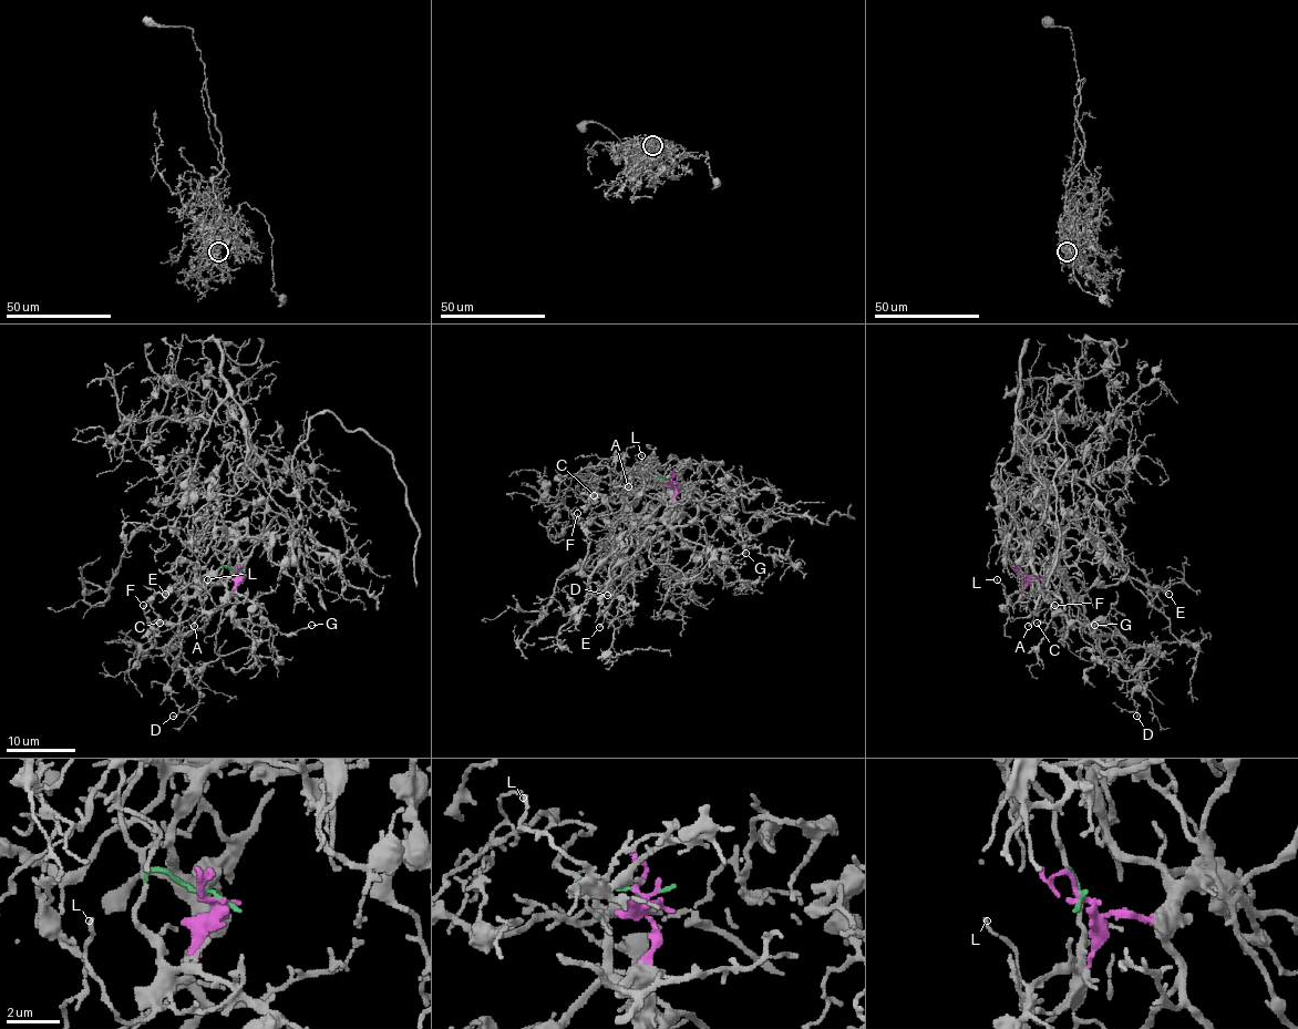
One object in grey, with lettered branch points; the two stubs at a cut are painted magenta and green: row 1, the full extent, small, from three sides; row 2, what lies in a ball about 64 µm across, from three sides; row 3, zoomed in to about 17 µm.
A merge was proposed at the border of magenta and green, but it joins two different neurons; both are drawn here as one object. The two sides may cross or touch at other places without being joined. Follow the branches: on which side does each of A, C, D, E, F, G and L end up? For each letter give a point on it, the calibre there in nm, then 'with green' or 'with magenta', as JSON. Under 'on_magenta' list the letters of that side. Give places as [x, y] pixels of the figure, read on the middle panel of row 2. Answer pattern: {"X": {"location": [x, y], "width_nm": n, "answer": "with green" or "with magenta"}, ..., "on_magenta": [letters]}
{"A": {"location": [628, 486], "width_nm": 140, "answer": "with magenta"}, "C": {"location": [594, 495], "width_nm": 110, "answer": "with magenta"}, "D": {"location": [607, 595], "width_nm": 130, "answer": "with magenta"}, "E": {"location": [599, 627], "width_nm": 140, "answer": "with magenta"}, "F": {"location": [577, 513], "width_nm": 120, "answer": "with magenta"}, "G": {"location": [745, 553], "width_nm": 140, "answer": "with magenta"}, "L": {"location": [641, 455], "width_nm": 130, "answer": "with magenta"}, "on_magenta": ["A", "C", "D", "E", "F", "G", "L"]}

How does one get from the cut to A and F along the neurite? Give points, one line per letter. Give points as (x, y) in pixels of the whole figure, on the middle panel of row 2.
A: (673, 481), (676, 495), (667, 505), (632, 492), (629, 486)
F: (673, 481), (672, 501), (634, 523), (588, 575), (581, 568), (587, 554), (587, 530), (578, 522), (576, 513)

